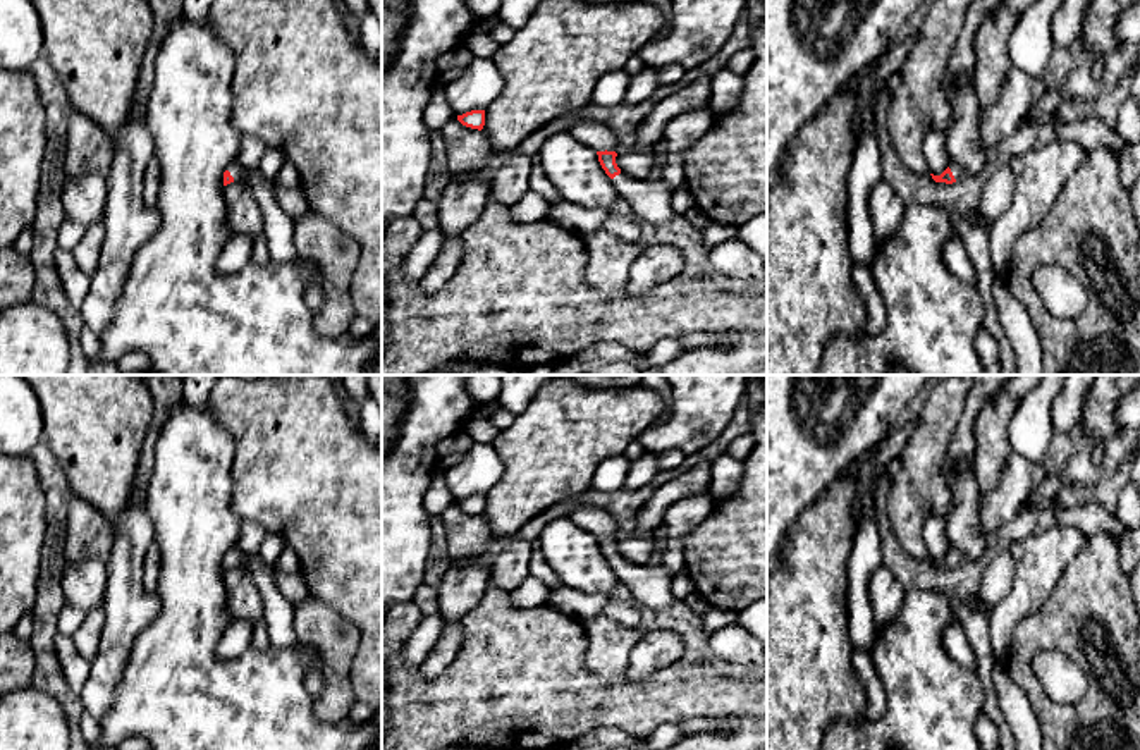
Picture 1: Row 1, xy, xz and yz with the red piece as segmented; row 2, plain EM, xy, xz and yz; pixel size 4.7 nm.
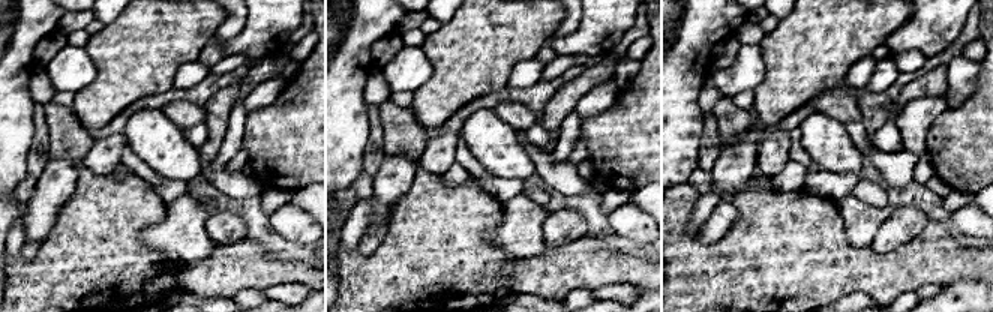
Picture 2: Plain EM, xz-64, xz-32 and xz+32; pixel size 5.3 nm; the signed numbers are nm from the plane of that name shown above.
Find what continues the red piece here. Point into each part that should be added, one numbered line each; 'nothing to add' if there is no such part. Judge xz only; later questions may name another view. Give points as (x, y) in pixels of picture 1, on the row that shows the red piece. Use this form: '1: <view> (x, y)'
1: xz (652, 202)

